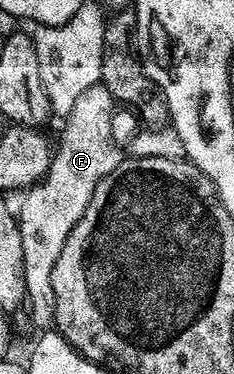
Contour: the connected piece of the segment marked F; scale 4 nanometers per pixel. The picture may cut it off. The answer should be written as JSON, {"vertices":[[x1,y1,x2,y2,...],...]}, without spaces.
{"vertices":[[102,83,90,86,90,90,85,92,74,102,74,110,70,110,70,114,63,117,62,124,64,129,60,132,60,145,55,145,52,161,48,163,48,173,44,175,43,180,39,184,27,189,23,193,24,201,20,204,20,212,18,208,18,223,20,233,22,234,22,254,24,255,24,273,26,274,26,308,27,311,32,311,32,324,36,330,48,330,53,327,56,319,56,303,54,302,54,286,52,285,52,275,54,274,54,262,58,262,58,254,62,254,62,246,66,246,66,238,70,238,70,230,74,230,74,226,80,220,84,219,86,214,86,206,90,206,90,198,94,194,94,190,98,186,98,182,102,182,102,178,106,178,106,174,113,172,120,165,122,153,116,145,116,140,112,137,112,111,118,108,118,102,110,94,110,90]]}

